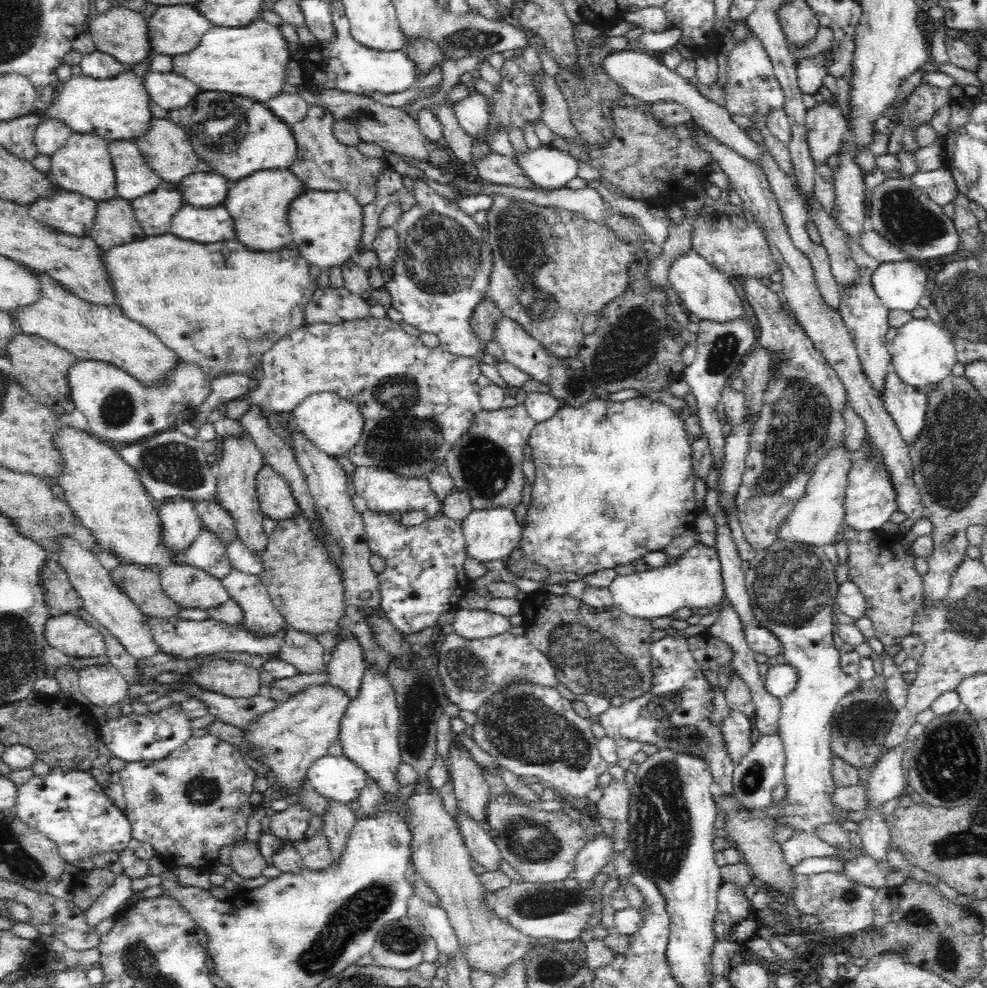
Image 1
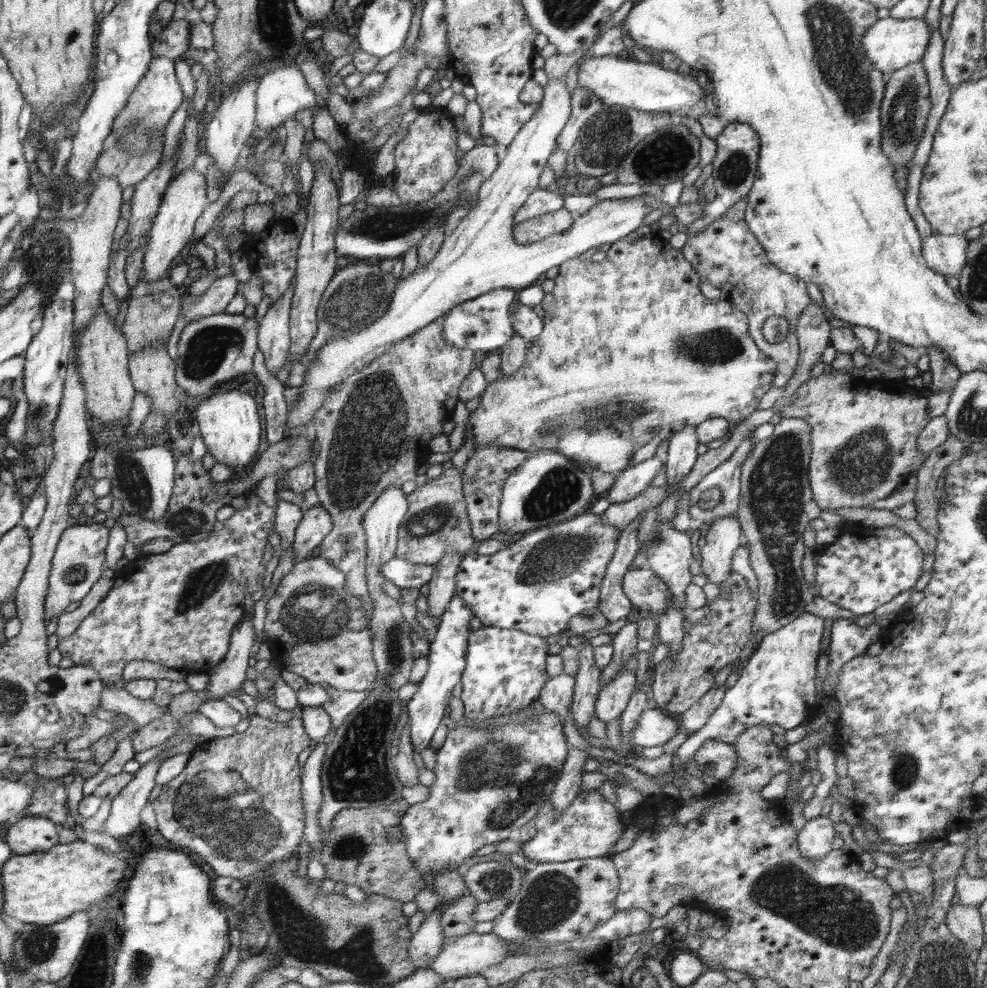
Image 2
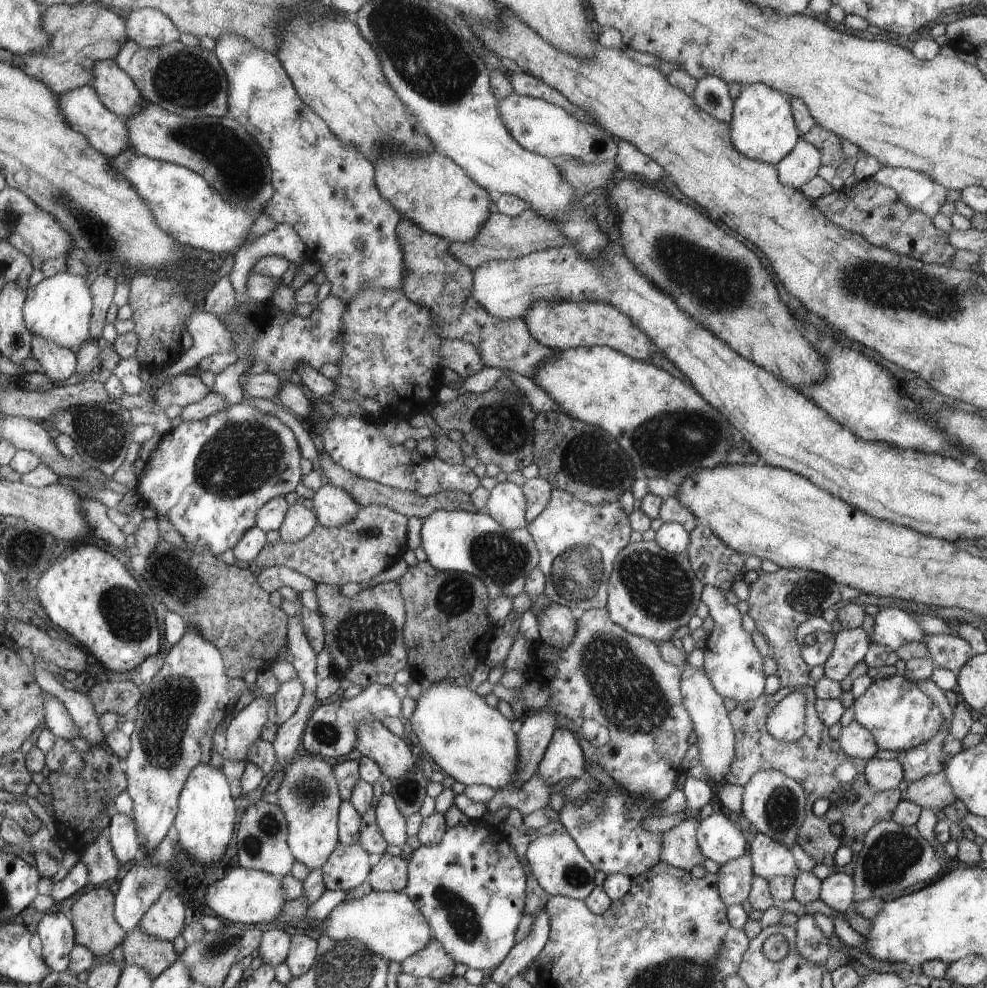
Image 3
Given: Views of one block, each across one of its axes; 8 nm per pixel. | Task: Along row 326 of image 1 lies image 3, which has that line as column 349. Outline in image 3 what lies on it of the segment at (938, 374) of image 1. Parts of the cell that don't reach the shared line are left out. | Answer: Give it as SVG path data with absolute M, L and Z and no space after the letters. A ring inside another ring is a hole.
M371 891L359 899L336 905L322 921L322 932L338 942L353 939L388 962L402 962L421 951L433 938L429 921L409 895L396 891Z

